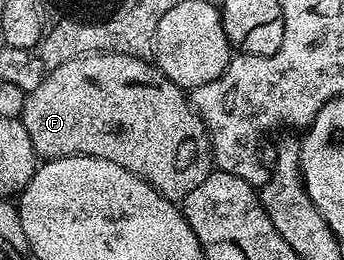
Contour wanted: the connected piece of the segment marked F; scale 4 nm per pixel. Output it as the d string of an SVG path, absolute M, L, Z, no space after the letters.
M88 53L86 57L76 57L59 67L48 70L43 83L39 83L39 87L35 87L35 91L31 91L24 101L25 106L22 107L21 113L19 112L19 120L23 123L23 127L27 127L27 135L31 135L33 150L36 151L38 158L98 157L107 159L111 163L119 163L119 167L127 167L131 175L143 179L151 187L155 187L155 191L159 191L166 199L174 203L184 202L185 197L191 195L191 191L195 191L195 187L199 187L199 183L203 183L203 179L207 179L209 173L214 172L213 148L209 142L209 132L206 131L200 115L193 108L192 100L187 96L186 90L171 83L171 79L167 79L167 75L163 75L163 71L158 69L152 60L118 53Z

